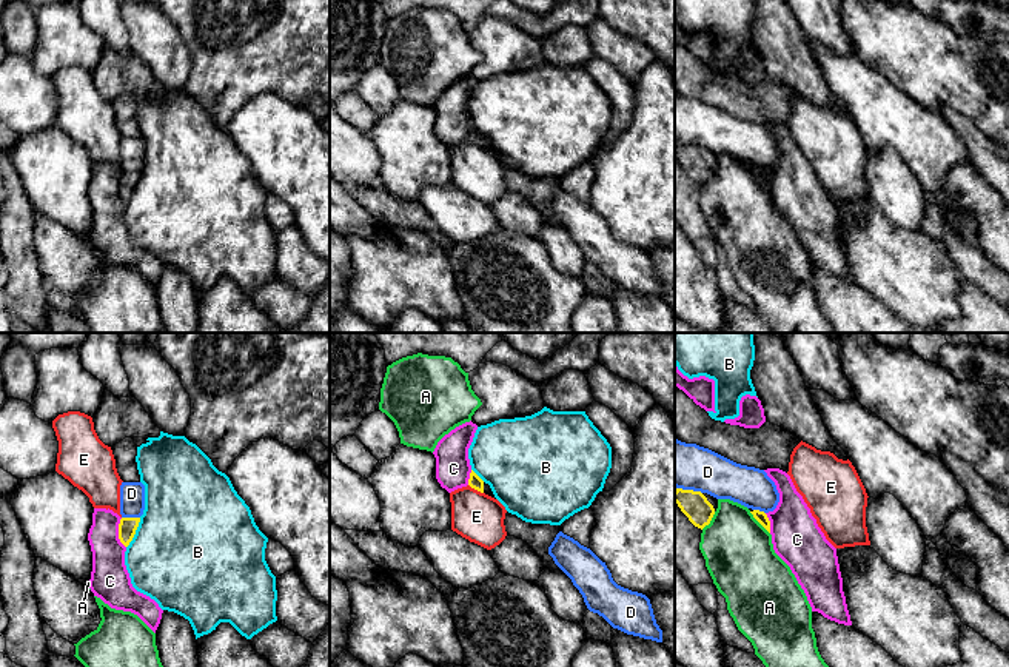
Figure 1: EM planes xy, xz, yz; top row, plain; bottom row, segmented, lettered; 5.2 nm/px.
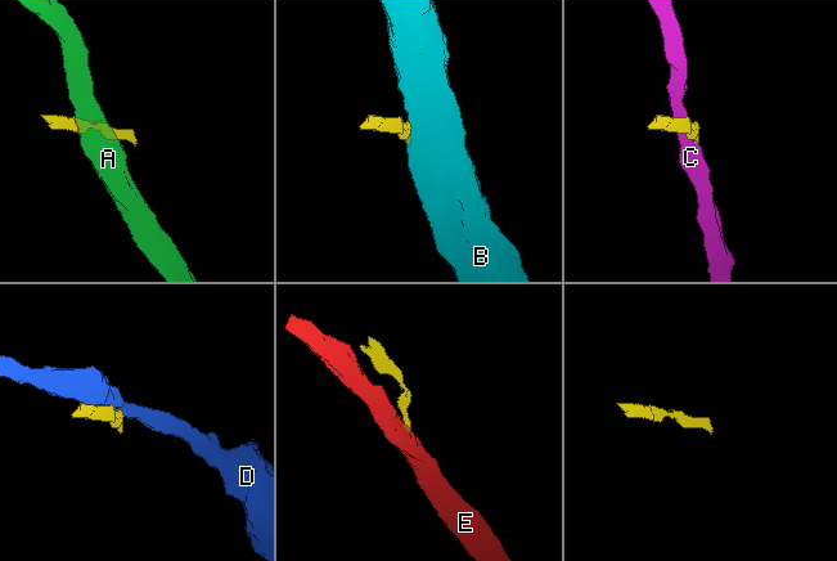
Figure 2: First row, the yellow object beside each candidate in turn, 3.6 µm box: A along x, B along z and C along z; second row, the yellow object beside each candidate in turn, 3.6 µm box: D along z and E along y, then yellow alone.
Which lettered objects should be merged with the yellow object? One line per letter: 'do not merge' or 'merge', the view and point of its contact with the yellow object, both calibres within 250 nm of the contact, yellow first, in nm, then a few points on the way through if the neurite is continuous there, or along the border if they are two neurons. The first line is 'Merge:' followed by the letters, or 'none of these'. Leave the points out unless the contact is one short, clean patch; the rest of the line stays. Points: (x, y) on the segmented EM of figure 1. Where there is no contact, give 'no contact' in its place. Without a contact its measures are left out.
Merge: none of these
A: do not merge; contact yz (758, 521); calibres 60 and 360 nm
B: do not merge; contact xy (134, 533); calibres 100 and 500 nm; border xy (140, 518), (136, 533), (127, 547)
C: do not merge; contact xy (119, 533); calibres 100 and 200 nm; border xy (120, 518), (119, 541), (125, 547)
D: do not merge; contact xy (131, 518); calibres 100 and 130 nm
E: do not merge; contact xz (476, 489); calibres 70 and 260 nm; border xz (469, 484), (482, 493)

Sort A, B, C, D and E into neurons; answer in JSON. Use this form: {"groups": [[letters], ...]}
{"groups": [["A", "C"], ["B"], ["D"], ["E"]]}

